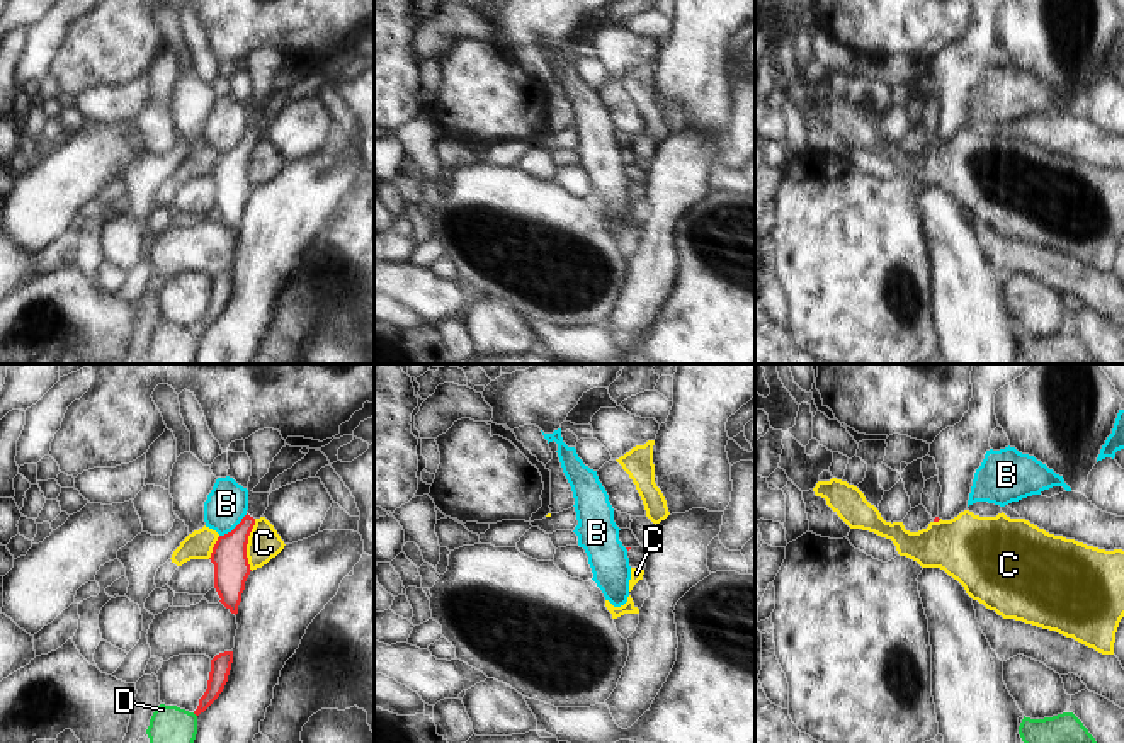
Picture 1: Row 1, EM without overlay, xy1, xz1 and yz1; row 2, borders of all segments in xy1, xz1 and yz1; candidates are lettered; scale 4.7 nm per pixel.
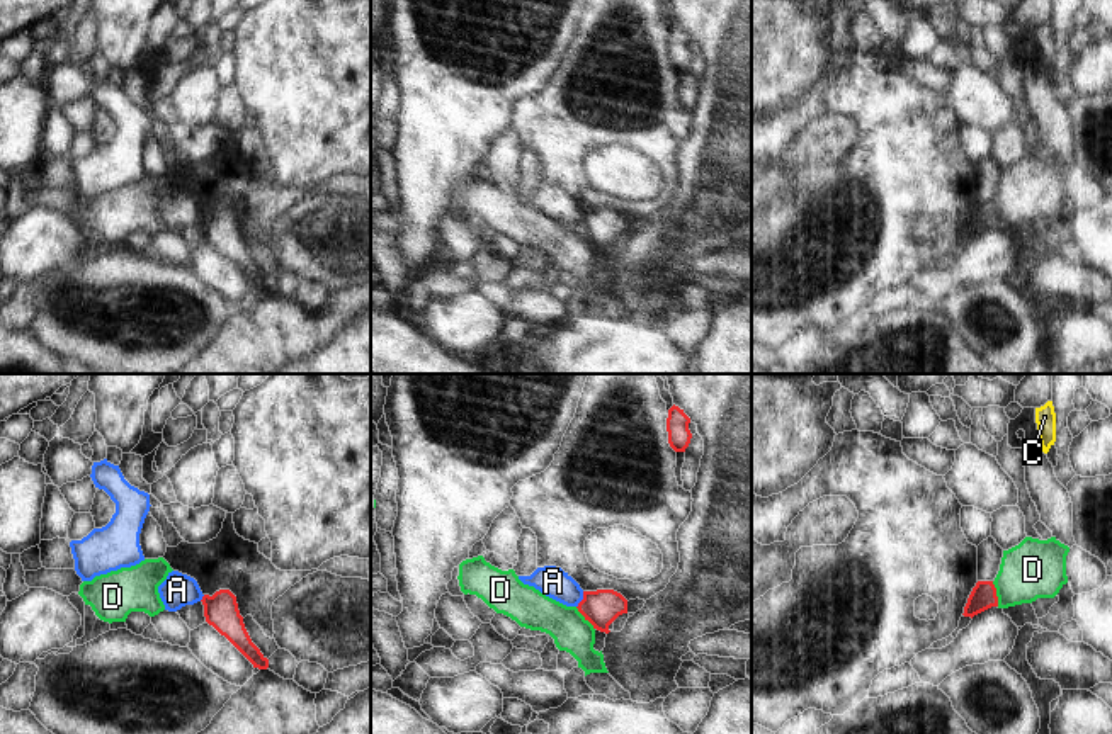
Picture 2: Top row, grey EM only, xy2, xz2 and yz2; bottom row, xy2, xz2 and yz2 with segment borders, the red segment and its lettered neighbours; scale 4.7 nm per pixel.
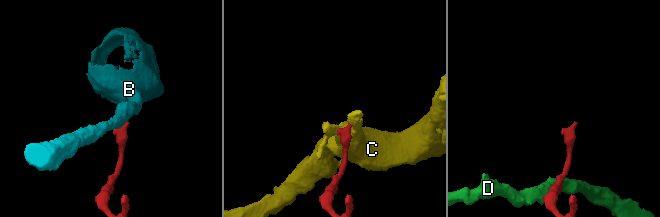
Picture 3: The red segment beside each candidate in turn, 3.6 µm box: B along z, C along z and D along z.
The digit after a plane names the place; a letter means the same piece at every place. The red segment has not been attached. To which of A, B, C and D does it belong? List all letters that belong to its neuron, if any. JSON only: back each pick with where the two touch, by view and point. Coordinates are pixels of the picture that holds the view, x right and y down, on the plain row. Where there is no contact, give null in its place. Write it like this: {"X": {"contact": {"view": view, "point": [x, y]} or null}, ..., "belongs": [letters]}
{"belongs": []}

